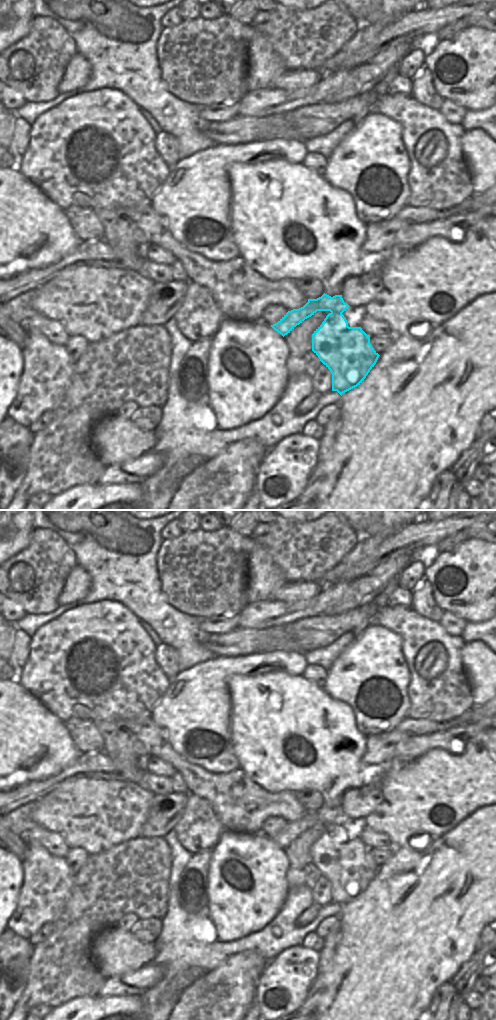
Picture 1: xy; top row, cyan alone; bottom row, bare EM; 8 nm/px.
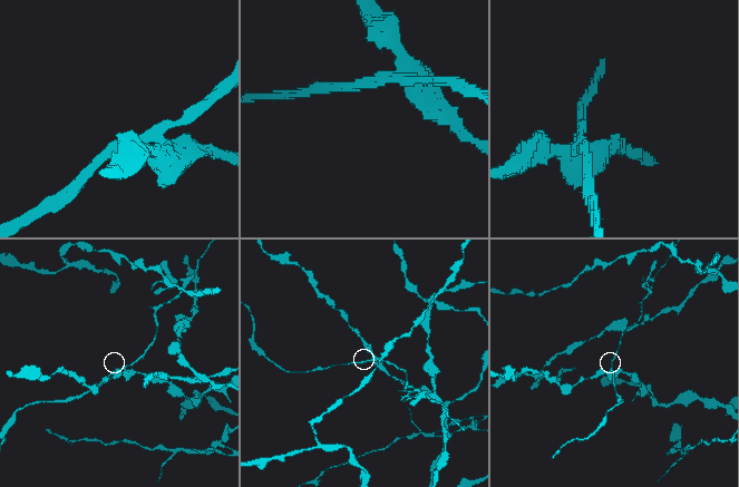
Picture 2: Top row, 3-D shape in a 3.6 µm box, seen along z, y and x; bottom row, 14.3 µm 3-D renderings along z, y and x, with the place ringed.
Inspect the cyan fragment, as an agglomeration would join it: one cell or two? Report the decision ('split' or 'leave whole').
split

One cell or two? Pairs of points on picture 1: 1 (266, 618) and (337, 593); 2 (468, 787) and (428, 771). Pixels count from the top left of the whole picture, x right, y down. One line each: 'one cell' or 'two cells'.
1: one cell
2: one cell

